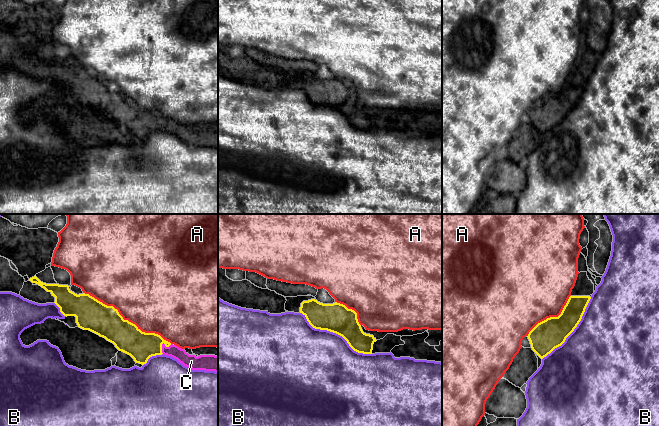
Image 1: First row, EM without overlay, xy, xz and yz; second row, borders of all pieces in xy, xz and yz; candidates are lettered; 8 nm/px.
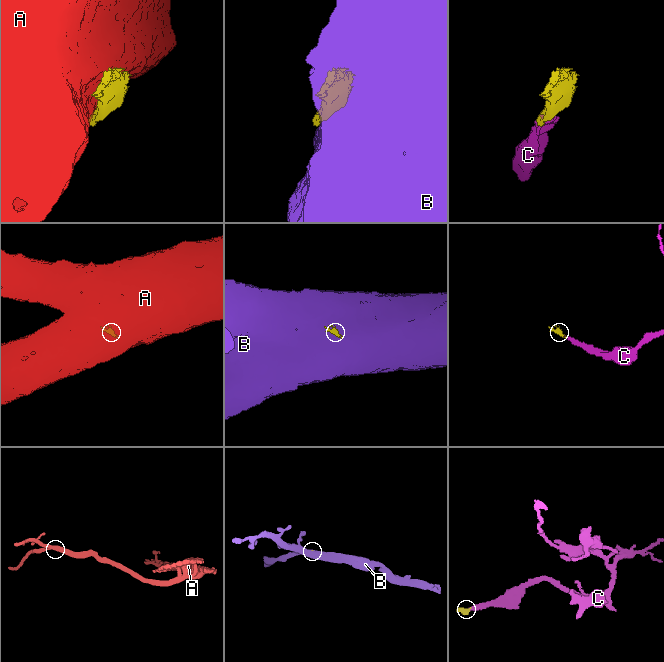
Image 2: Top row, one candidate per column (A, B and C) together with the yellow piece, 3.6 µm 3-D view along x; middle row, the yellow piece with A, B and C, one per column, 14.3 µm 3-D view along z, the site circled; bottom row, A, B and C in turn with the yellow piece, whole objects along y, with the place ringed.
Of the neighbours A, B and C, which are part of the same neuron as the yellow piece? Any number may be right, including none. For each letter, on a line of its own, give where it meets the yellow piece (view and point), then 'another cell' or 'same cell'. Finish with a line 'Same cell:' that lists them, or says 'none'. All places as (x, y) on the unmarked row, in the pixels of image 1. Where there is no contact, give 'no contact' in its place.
A: meets yellow in xy at (126, 96); another cell
B: meets yellow in xz at (335, 108); another cell
C: meets yellow in xy at (163, 118); same cell
Same cell: C

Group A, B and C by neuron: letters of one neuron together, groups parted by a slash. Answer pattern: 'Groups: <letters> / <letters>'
Groups: A / B / C

